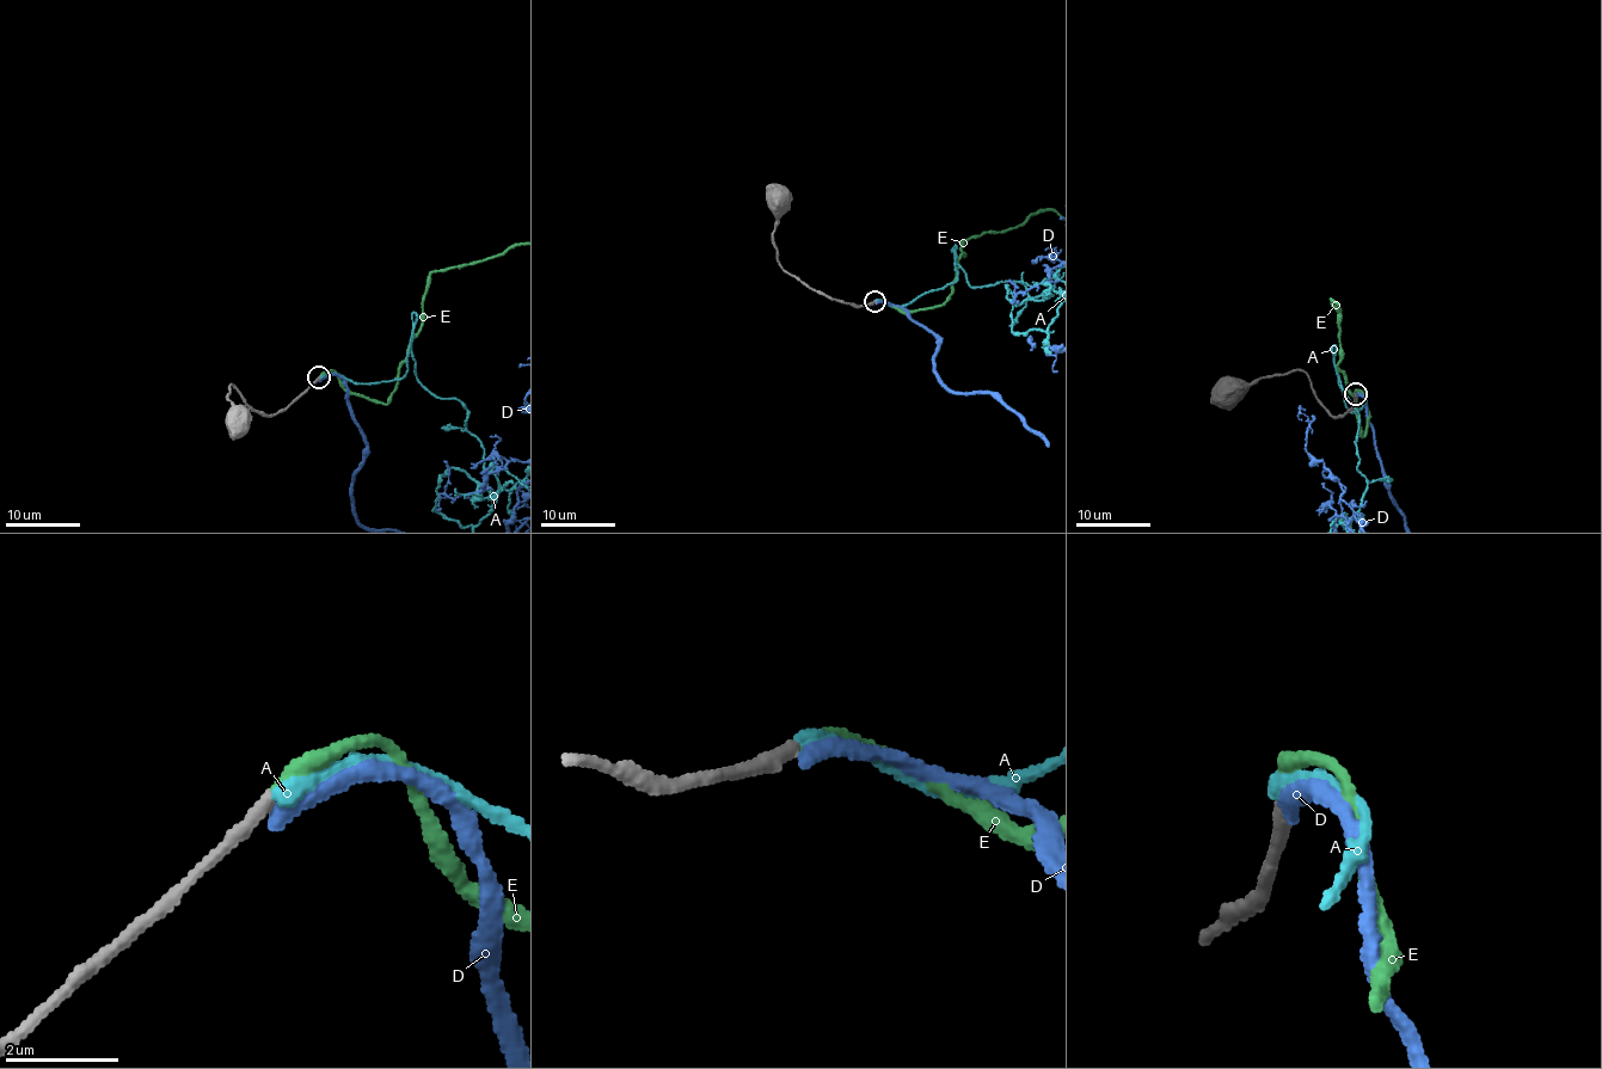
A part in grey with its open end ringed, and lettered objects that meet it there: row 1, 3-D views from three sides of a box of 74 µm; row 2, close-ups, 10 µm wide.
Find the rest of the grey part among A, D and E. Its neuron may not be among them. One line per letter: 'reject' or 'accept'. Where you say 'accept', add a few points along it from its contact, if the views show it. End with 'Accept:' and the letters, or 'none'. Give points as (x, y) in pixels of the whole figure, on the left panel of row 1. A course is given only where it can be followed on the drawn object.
A: reject
D: reject
E: accept | via (319, 376), (332, 370), (345, 391), (386, 404), (419, 331), (427, 278), (515, 246)
Accept: E

